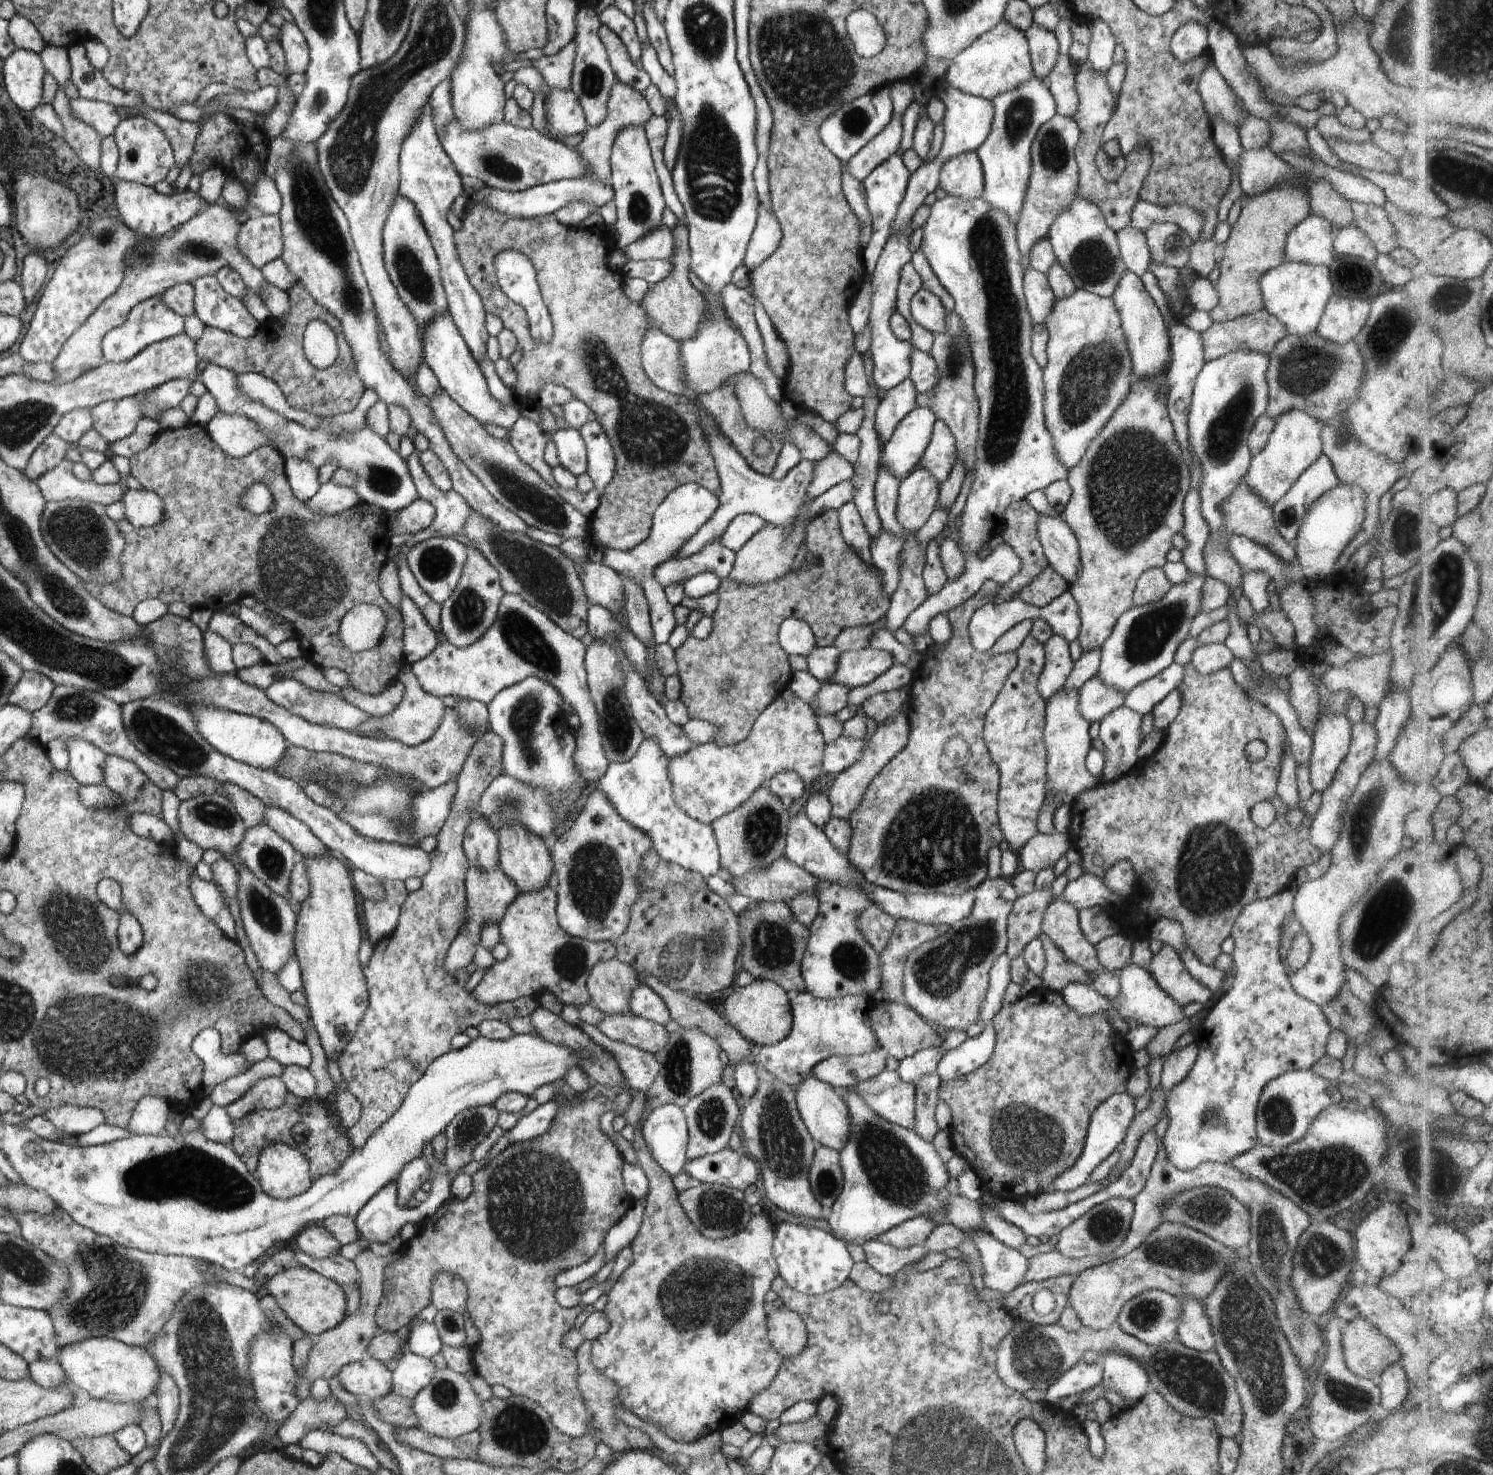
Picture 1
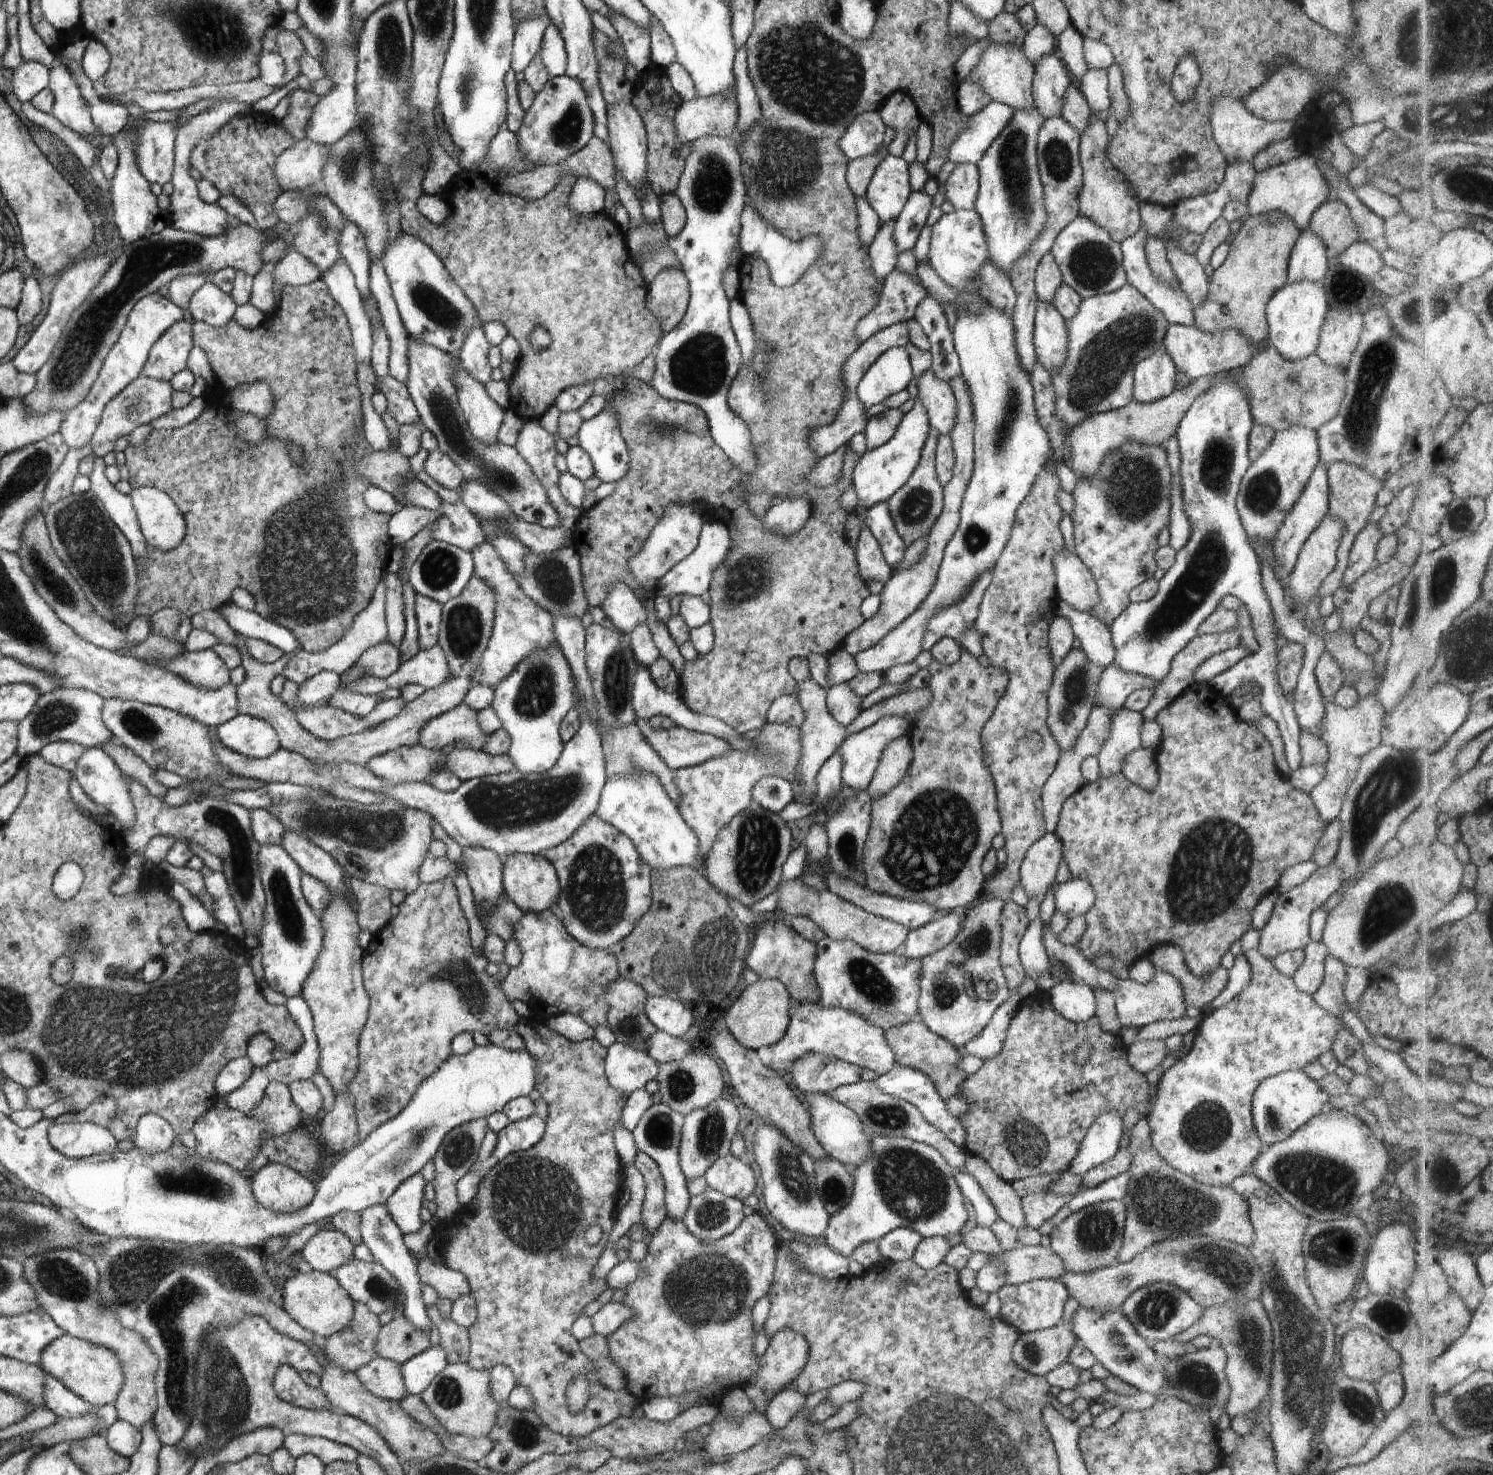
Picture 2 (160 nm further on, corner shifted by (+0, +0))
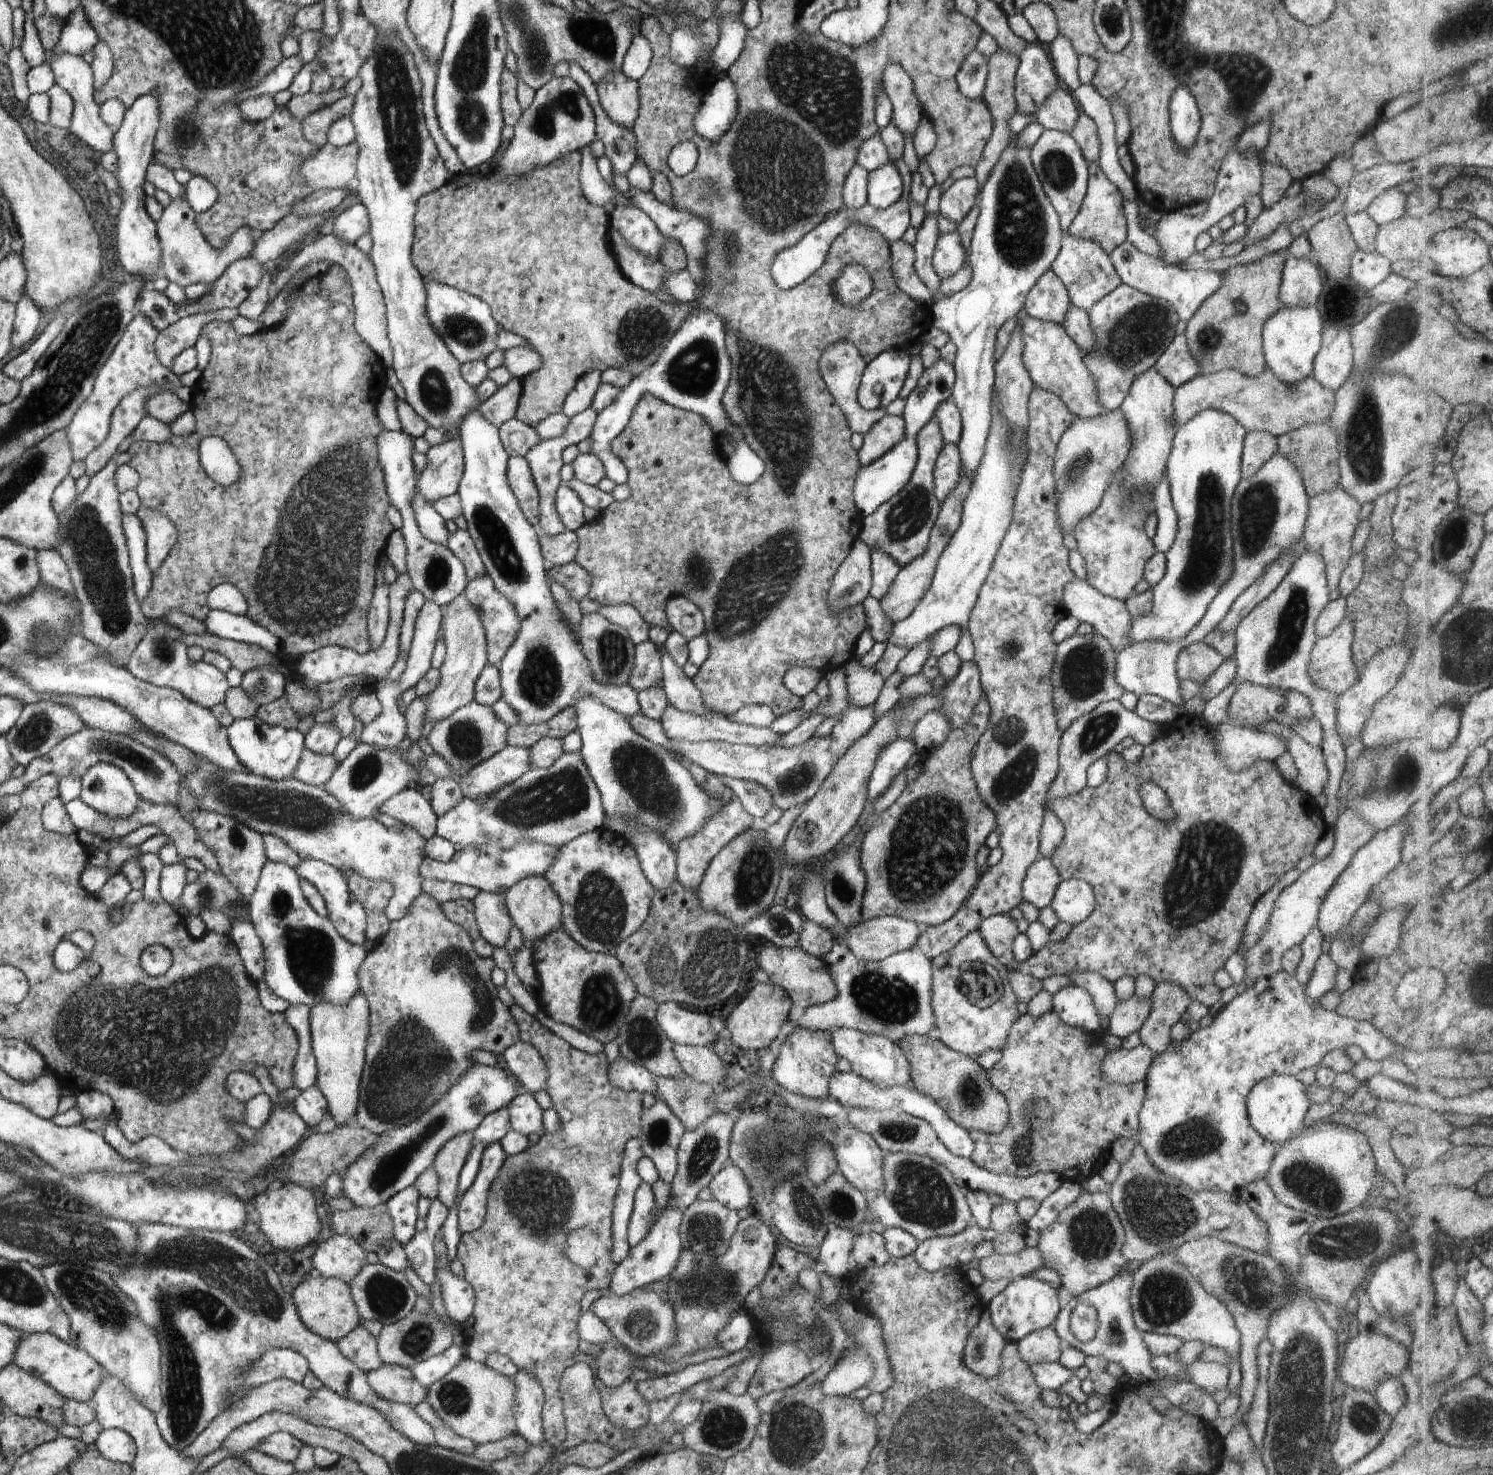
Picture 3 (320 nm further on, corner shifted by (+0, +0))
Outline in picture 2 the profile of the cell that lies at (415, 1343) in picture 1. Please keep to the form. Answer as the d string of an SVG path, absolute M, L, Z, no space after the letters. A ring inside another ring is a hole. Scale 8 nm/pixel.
M376 1204L359 1213L360 1234L363 1243L370 1249L374 1259L398 1282L404 1292L402 1315L416 1330L424 1330L430 1335L433 1321L428 1316L428 1310L422 1301L420 1276L416 1268L416 1260L410 1255L403 1242L400 1228L390 1218L385 1204Z

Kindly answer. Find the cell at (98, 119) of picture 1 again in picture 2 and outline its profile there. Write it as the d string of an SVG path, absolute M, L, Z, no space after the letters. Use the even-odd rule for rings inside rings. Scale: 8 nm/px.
M58 64L50 69L49 86L54 92L54 104L51 116L55 121L62 122L62 127L68 126L73 132L84 138L102 135L94 126L88 104L81 96L70 71L64 65Z

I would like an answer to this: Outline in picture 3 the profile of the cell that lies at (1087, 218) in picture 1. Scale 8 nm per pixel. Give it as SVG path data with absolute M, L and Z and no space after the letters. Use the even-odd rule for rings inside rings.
M1062 231L1061 249L1051 269L1064 285L1071 304L1087 313L1094 304L1123 283L1112 266L1110 255L1098 243L1076 238L1068 231Z

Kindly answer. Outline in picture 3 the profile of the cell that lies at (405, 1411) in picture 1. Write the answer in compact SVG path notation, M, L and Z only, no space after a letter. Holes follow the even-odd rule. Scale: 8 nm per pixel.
M426 1401L418 1403L413 1409L432 1427L435 1434L435 1443L438 1446L463 1455L473 1456L476 1444L456 1434Z

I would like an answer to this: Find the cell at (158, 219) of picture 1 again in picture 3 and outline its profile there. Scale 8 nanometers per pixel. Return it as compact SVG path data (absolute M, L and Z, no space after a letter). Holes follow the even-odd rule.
M154 91L142 95L125 112L123 121L114 129L113 151L116 153L118 170L116 178L123 194L124 201L120 213L116 214L118 258L127 276L143 279L145 288L159 276L158 271L162 262L162 251L157 233L157 223L147 215L143 198L146 196L142 189L145 180L145 170L153 160L153 144L159 127L159 94Z

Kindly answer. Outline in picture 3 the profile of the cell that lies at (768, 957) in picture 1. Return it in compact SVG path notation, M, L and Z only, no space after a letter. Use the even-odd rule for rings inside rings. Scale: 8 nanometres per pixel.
M801 947L795 949L763 948L757 958L758 966L768 976L774 985L778 985L791 998L795 1011L830 1003L837 997L837 988L826 970L822 959L810 956Z

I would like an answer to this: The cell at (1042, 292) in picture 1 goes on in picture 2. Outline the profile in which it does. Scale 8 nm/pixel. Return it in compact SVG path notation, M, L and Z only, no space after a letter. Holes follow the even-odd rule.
M1036 300L1034 352L1038 362L1050 372L1062 368L1068 348L1068 330L1064 318L1052 302Z

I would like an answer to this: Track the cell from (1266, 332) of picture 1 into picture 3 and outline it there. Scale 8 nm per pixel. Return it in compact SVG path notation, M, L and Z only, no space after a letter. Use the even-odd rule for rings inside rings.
M1176 335L1153 366L1174 388L1197 376L1198 365L1191 357L1184 335Z

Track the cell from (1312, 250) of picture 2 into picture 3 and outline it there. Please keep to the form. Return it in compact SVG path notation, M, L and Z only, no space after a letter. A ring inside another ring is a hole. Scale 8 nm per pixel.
M1287 256L1278 293L1281 308L1314 307L1322 292L1324 276L1314 259Z

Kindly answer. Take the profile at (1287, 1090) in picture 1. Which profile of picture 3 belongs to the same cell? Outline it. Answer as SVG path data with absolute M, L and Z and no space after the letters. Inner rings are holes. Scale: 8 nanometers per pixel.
M1272 1075L1257 1082L1246 1097L1246 1112L1250 1124L1267 1141L1282 1142L1296 1137L1303 1130L1306 1111L1312 1104L1307 1097L1305 1086L1294 1076Z

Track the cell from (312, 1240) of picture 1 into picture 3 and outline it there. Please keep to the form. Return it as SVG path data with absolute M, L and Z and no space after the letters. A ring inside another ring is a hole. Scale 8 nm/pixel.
M348 1235L322 1238L315 1246L315 1255L310 1259L314 1273L322 1277L334 1277L347 1285L368 1264L366 1251Z

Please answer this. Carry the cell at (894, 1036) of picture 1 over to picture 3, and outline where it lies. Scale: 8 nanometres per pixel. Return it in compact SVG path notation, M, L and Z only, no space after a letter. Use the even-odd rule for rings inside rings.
M910 1035L903 1038L898 1046L902 1048L910 1065L911 1077L915 1088L921 1093L928 1095L932 1100L942 1107L954 1122L957 1122L969 1133L973 1130L982 1131L991 1135L998 1134L1004 1130L1009 1119L1009 1108L1002 1093L989 1083L987 1072L975 1060L969 1056L960 1054L946 1046L942 1041L932 1039L924 1035Z

